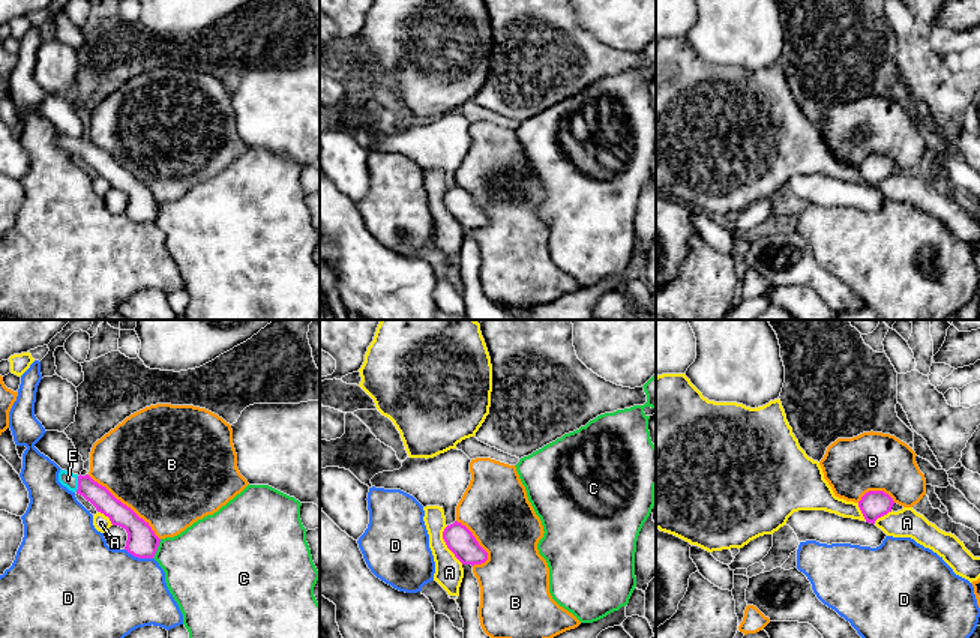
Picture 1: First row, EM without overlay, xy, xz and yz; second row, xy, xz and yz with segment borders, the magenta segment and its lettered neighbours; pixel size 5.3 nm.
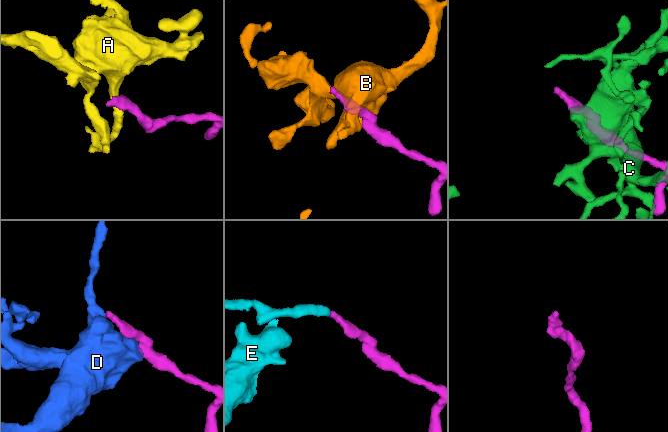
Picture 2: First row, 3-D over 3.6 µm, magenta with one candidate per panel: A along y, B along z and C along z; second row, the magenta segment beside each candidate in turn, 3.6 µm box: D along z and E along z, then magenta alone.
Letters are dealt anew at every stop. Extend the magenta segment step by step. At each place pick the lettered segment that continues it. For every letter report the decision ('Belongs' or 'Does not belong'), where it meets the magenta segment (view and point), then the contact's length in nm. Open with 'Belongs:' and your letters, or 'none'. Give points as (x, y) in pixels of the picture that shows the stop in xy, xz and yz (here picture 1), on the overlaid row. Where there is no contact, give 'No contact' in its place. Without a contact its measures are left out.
Belongs: E
A: Does not belong. Touches magenta at xz (446, 544). Shared border 220 nm
B: Does not belong. Touches magenta at xy (125, 505). Shared border 500 nm
C: Does not belong. Touches magenta at xy (156, 548). Shared border 120 nm
D: Does not belong. Touches magenta at xy (138, 557). Shared border 160 nm
E: Belongs. Touches magenta at xy (78, 484). Shared border 90 nm

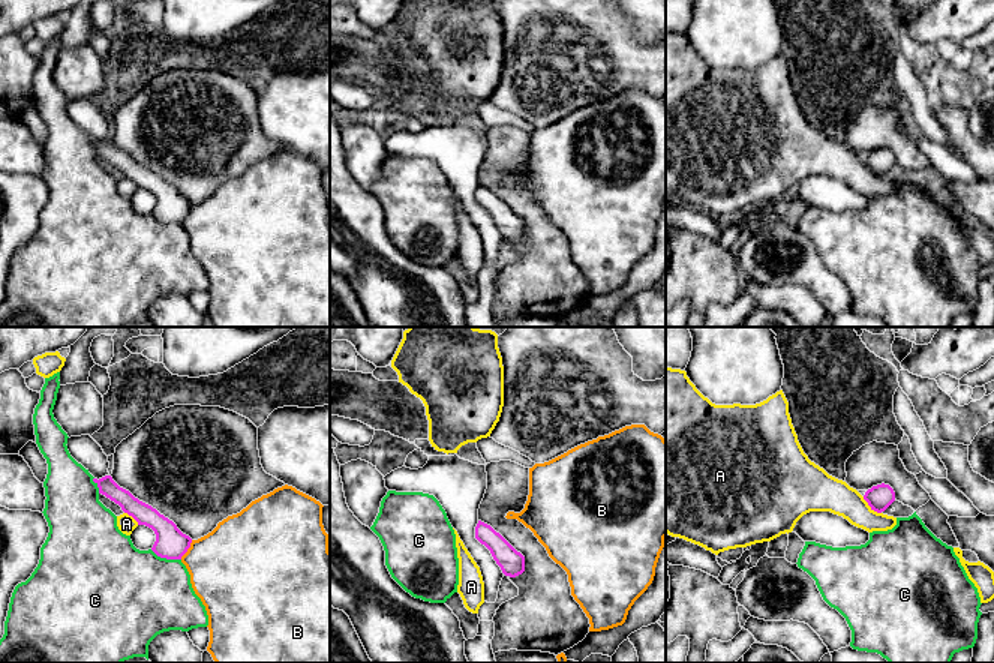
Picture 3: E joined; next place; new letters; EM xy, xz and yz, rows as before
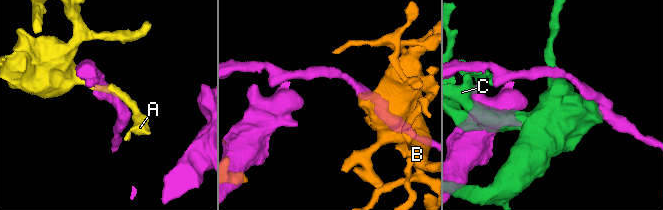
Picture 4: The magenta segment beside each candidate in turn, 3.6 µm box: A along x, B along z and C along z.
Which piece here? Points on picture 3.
Belongs: none
A: Does not belong. Touches magenta at yz (871, 507). Shared border 140 nm
B: Does not belong. Touches magenta at xy (188, 548). Shared border 120 nm
C: Does not belong. Touches magenta at xy (165, 557). Shared border 180 nm

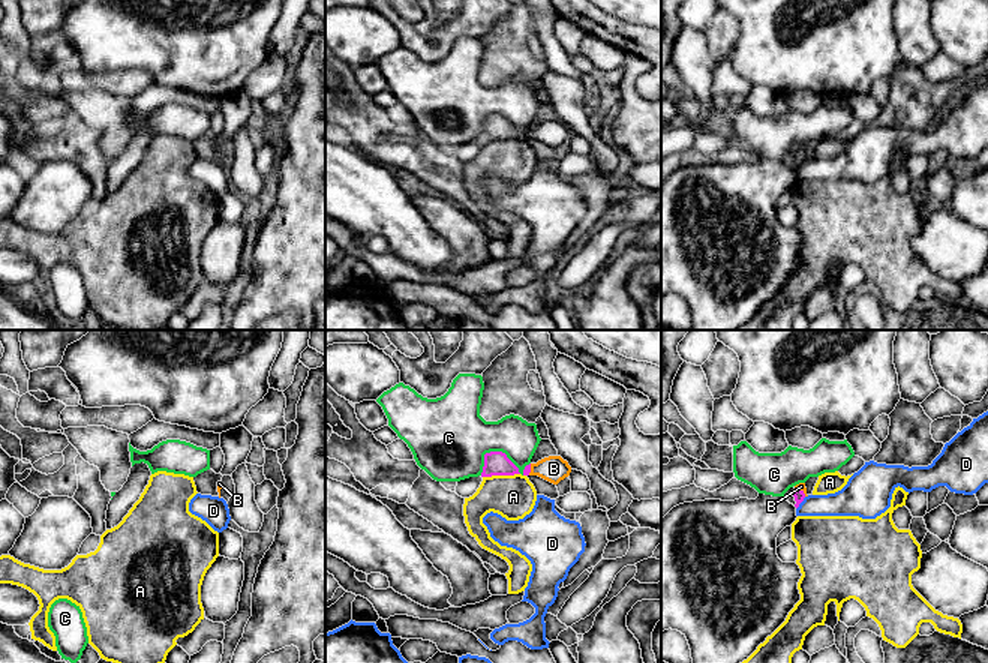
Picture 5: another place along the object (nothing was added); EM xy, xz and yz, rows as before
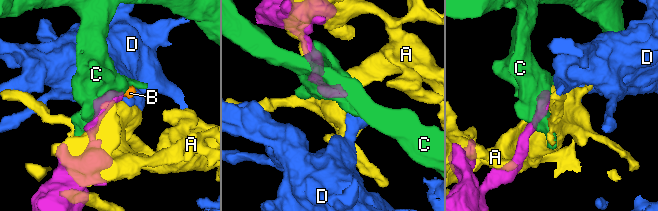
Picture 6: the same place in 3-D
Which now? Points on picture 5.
Belongs: B
A: Does not belong. Touches magenta at xz (501, 474). Shared border 200 nm
B: Belongs. Touches magenta at yz (801, 491). Shared border 80 nm
C: Does not belong. Touches magenta at xz (499, 452). Shared border 280 nm
D: Does not belong. Touches magenta at yz (801, 501). Shared border 90 nm

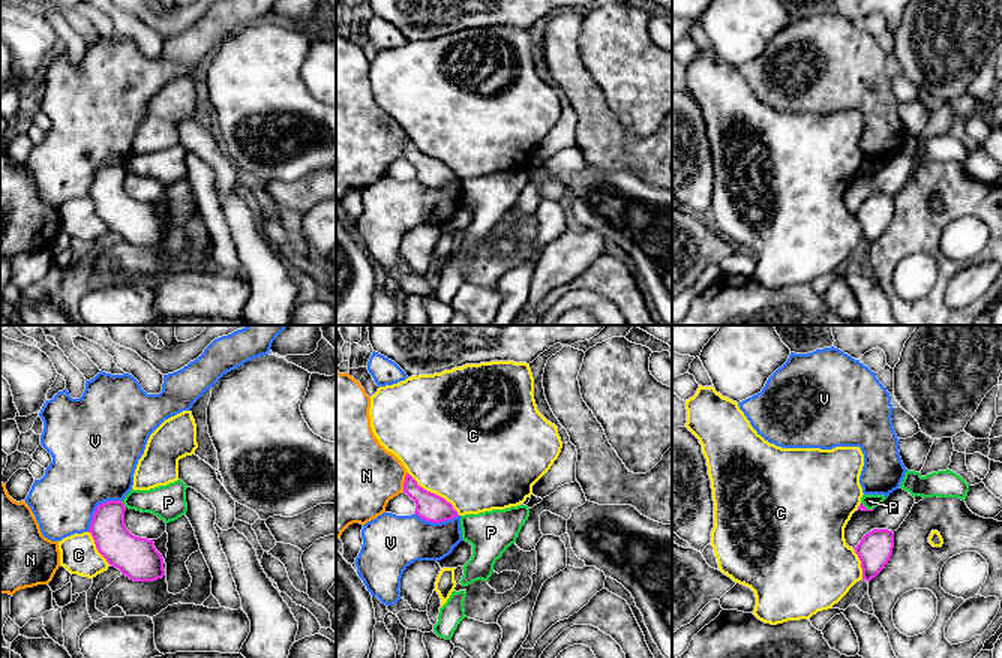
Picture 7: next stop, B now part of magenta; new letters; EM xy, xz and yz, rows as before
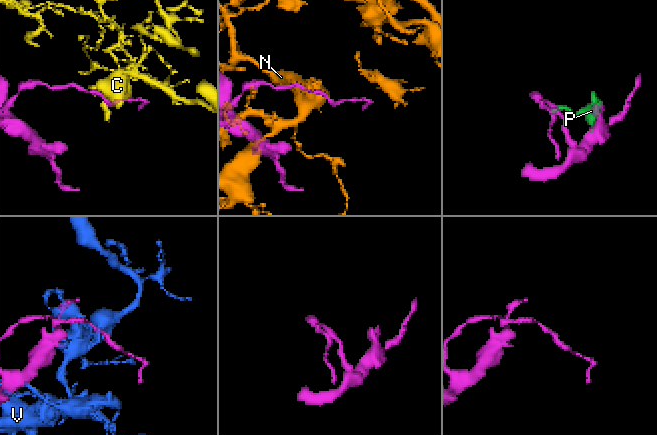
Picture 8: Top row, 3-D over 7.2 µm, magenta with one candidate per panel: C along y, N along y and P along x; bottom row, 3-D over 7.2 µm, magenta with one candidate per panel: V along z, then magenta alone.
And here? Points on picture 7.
Belongs: none
C: Does not belong. Touches magenta at xz (434, 493). Shared border 360 nm
N: Does not belong. Touches magenta at xz (405, 481). Shared border 110 nm
P: Does not belong. Touches magenta at xy (123, 504). Shared border 50 nm
V: Does not belong. Touches magenta at xy (96, 508). Shared border 260 nm

